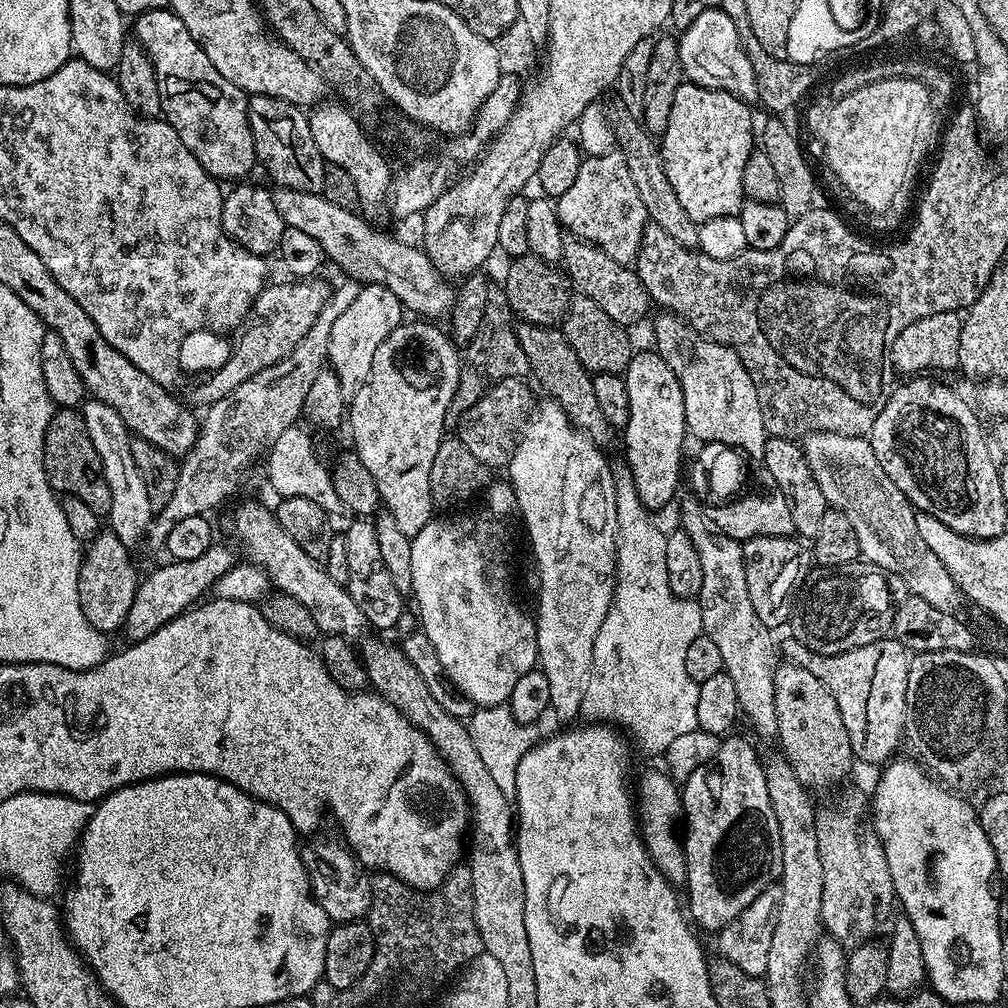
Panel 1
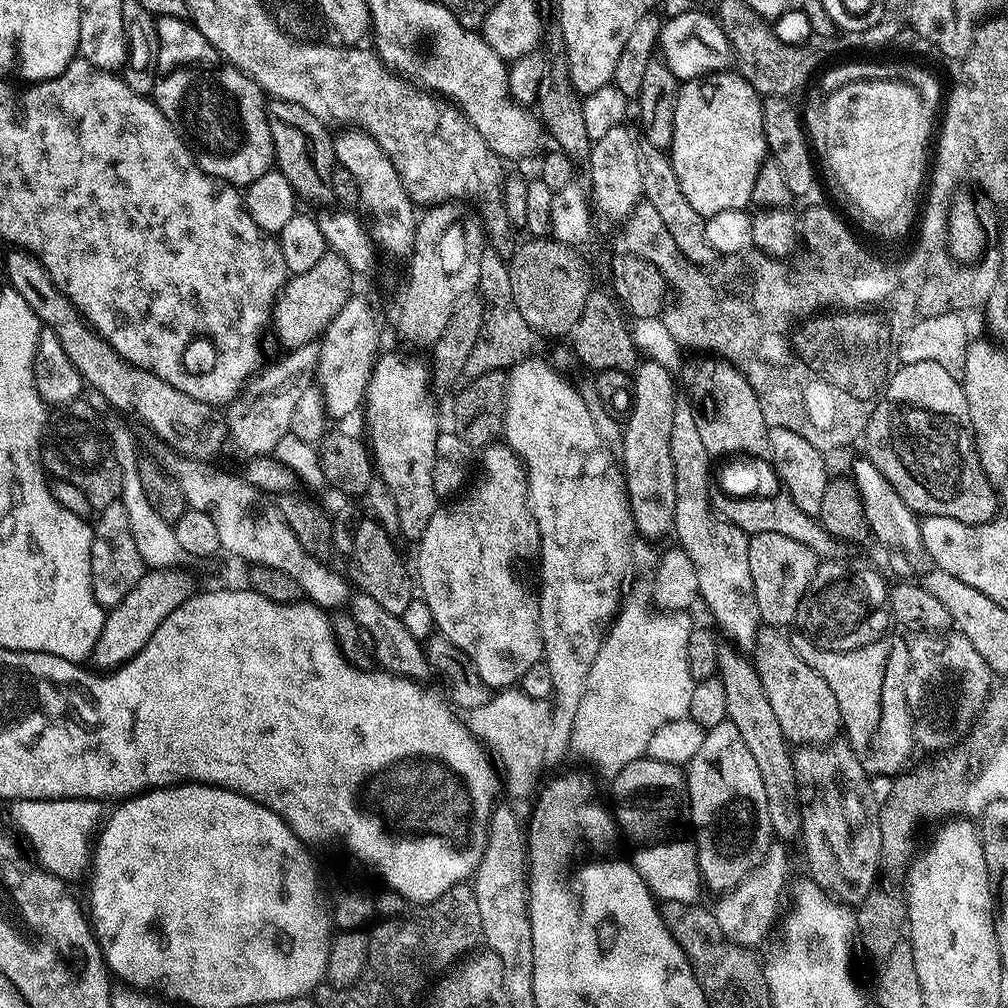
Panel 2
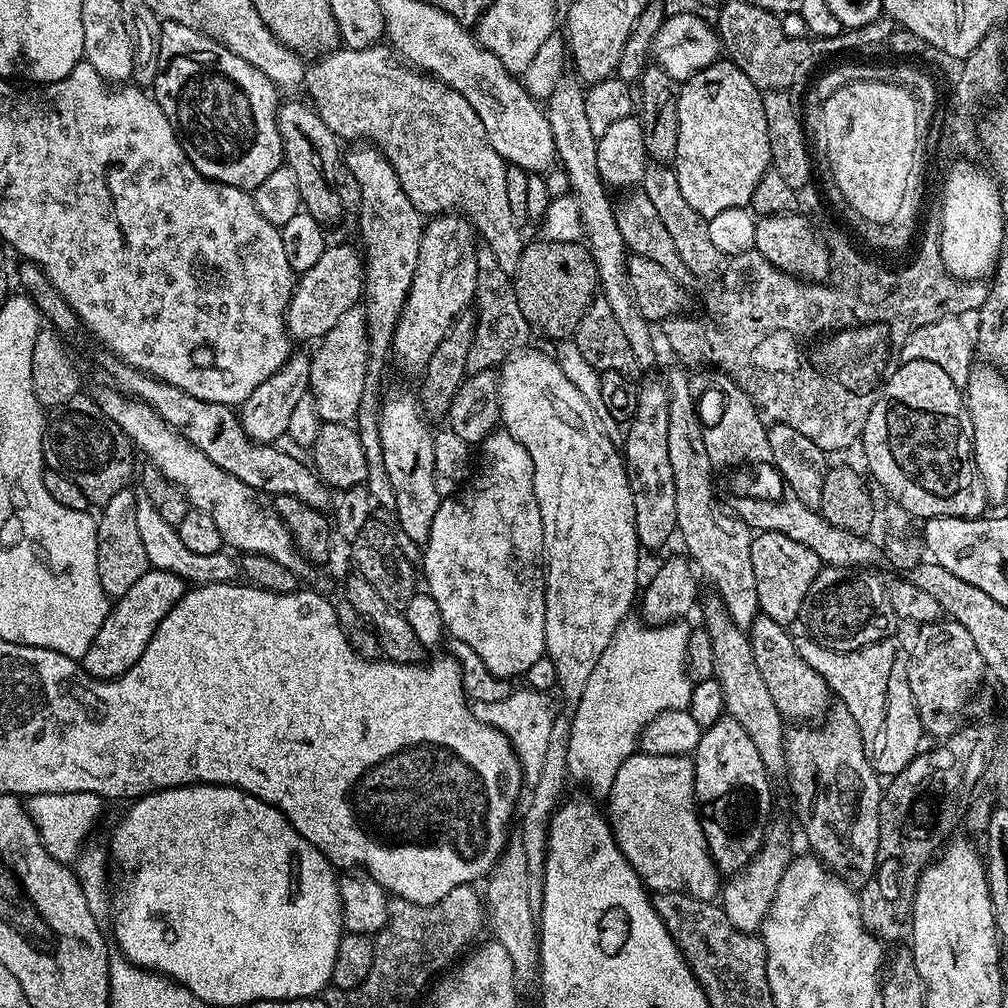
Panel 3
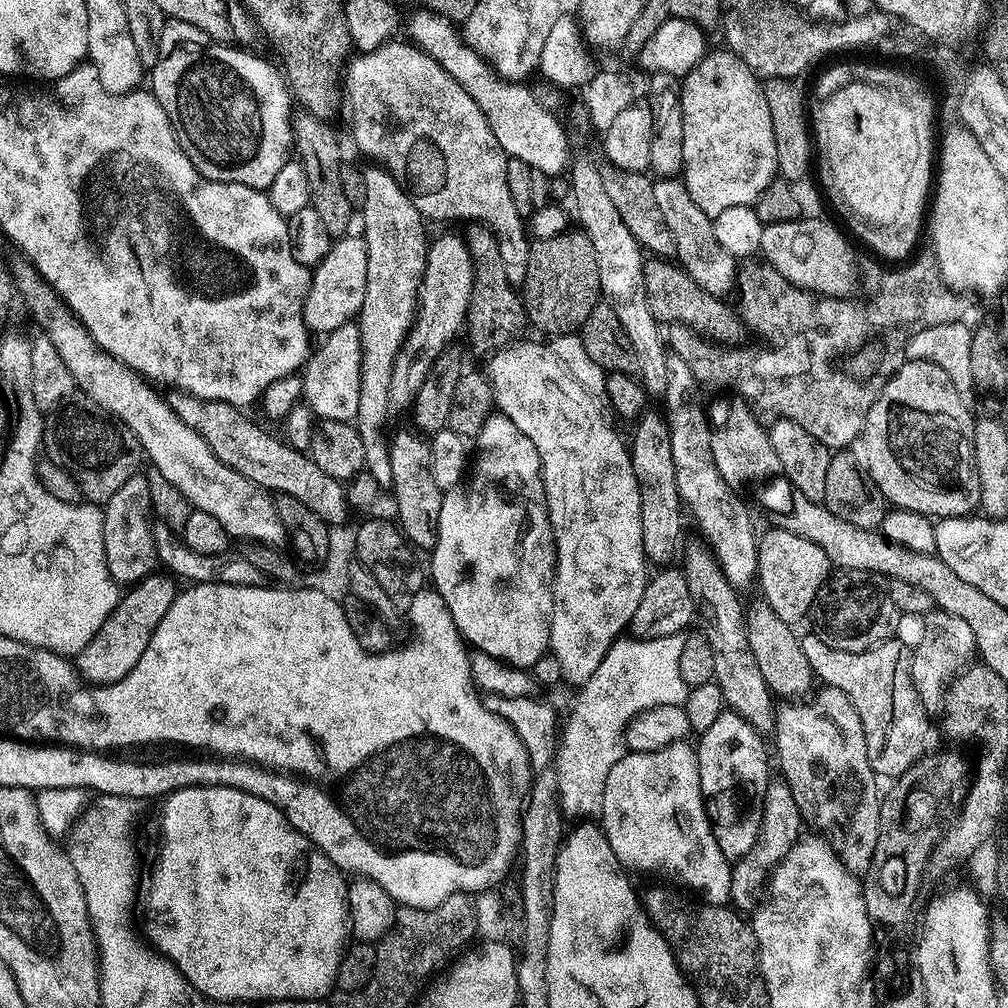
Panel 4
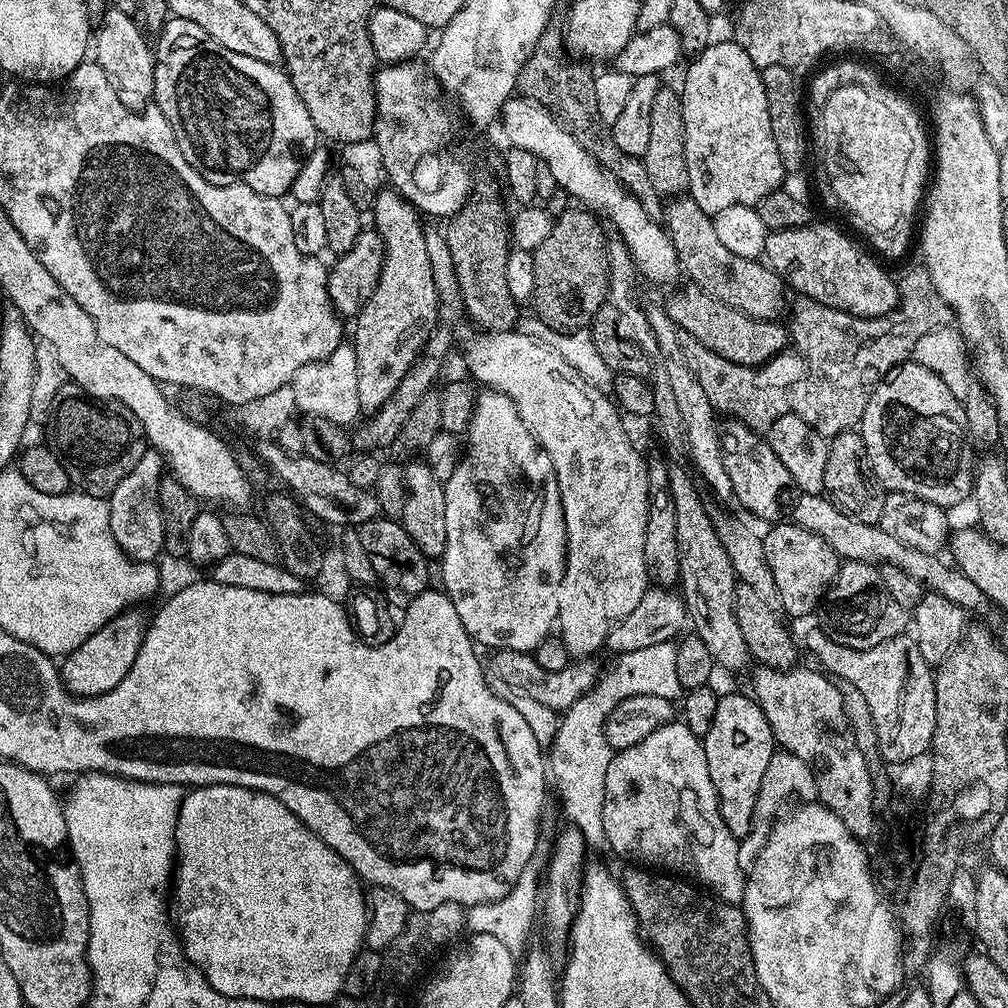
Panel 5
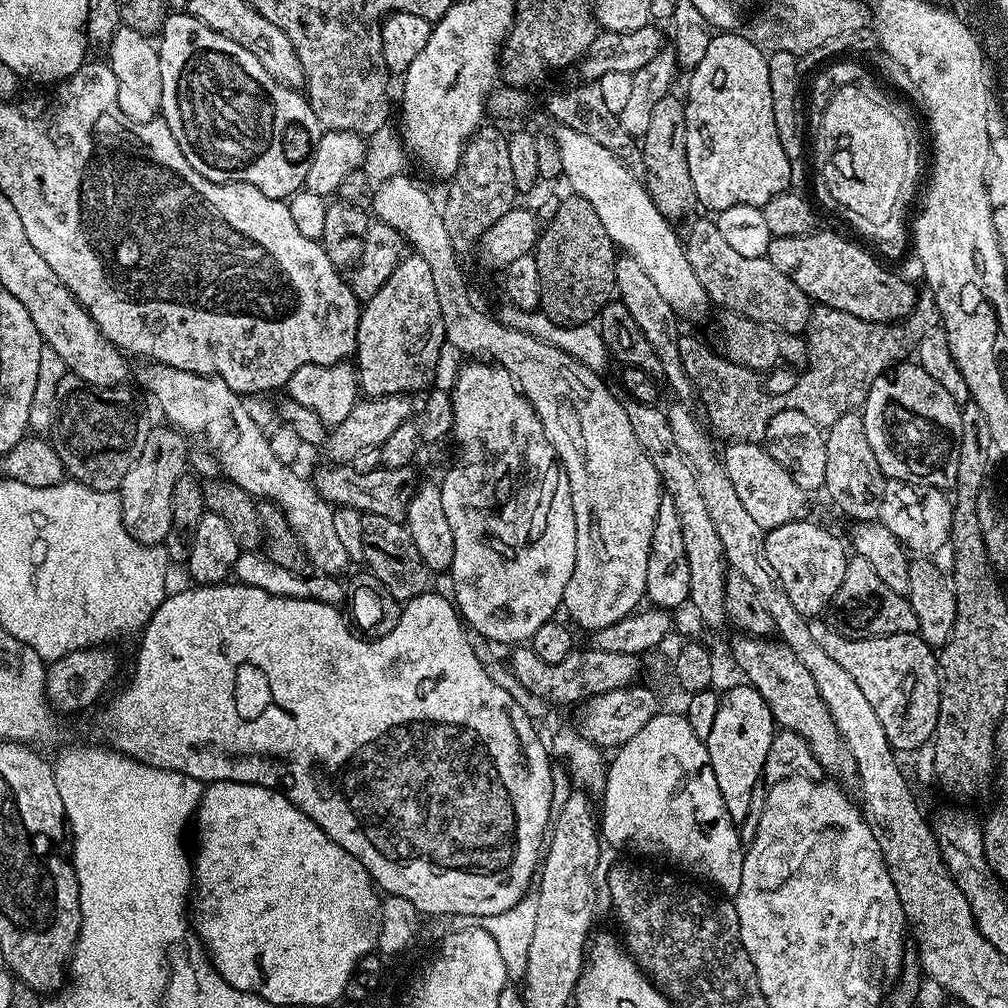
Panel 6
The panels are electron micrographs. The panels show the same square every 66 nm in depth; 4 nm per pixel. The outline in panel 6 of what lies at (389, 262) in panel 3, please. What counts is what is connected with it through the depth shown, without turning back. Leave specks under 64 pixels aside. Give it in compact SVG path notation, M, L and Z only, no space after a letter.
M415 254L405 255L398 262L396 269L390 278L386 278L386 282L378 290L378 294L374 294L374 298L370 298L360 310L360 321L358 322L358 330L356 331L356 350L354 353L354 364L358 369L358 384L362 389L365 397L373 396L398 396L401 394L413 394L419 388L427 389L428 383L432 380L432 371L436 368L436 363L440 360L440 351L446 348L444 339L444 323L442 322L442 310L438 310L438 294L434 294L434 277L430 275L430 266L426 262L426 258Z

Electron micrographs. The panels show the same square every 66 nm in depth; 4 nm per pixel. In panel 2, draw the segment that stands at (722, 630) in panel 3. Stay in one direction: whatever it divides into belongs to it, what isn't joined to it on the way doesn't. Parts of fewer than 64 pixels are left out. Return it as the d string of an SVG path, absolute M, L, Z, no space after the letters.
M730 646L721 647L718 654L718 666L716 667L720 681L726 686L726 708L728 719L742 733L742 739L746 741L746 747L750 749L750 754L754 757L754 763L758 766L758 771L762 774L762 787L766 790L766 806L770 810L770 826L773 837L777 841L792 840L801 835L803 826L803 808L800 806L800 787L796 781L796 762L793 749L788 740L782 734L782 726L778 726L778 718L774 710L770 707L770 698L766 698L766 690L762 690L760 680L757 680L755 671L750 667L749 661L736 656L737 651Z

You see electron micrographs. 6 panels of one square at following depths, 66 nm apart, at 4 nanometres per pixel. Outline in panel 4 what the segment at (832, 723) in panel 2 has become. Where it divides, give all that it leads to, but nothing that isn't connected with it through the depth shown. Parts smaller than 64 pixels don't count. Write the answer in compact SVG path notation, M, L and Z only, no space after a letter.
M756 598L752 605L750 603L747 605L744 625L746 626L746 638L750 638L750 650L754 650L754 659L758 662L758 670L762 670L762 678L766 678L766 686L773 694L792 698L795 697L792 695L804 692L808 687L810 687L809 689L813 687L812 667L810 662L806 662L806 654L802 654L800 636L793 625L782 622L782 618L778 618L778 614L774 614L774 610L770 610L770 606L762 598Z

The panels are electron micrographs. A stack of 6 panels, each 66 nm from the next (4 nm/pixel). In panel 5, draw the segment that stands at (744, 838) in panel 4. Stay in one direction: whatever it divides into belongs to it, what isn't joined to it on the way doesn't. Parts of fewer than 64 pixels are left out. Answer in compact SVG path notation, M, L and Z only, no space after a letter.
M728 692L724 696L723 693L718 699L718 710L714 710L714 722L702 739L722 818L732 836L743 838L752 829L758 790L762 790L762 778L766 778L766 766L770 766L774 751L770 722L766 722L766 714L751 695Z

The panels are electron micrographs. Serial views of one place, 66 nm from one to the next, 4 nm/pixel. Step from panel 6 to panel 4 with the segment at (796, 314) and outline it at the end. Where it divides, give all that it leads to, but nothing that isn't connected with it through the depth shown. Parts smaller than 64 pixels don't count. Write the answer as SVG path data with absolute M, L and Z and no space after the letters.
M660 178L652 185L654 198L658 201L658 211L662 213L662 222L670 226L670 234L674 234L674 246L676 247L675 259L685 274L694 278L702 290L710 294L724 298L727 292L733 291L738 280L737 257L732 256L722 246L718 246L718 238L714 238L712 229L713 217L702 214L702 209L694 203L694 198L686 190L683 179Z

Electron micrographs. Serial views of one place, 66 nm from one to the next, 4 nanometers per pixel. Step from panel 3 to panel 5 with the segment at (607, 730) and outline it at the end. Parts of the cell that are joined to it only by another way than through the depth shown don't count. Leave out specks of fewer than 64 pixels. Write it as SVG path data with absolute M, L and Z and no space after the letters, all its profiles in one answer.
M669 642L658 646L646 646L646 650L621 652L615 657L612 668L605 667L596 685L574 706L559 717L557 734L550 747L550 776L554 788L560 791L568 822L584 835L587 845L602 850L608 848L604 807L606 806L606 770L614 749L608 741L608 716L626 698L638 694L658 694L658 698L676 702L681 699L682 689L678 682L678 670L674 670L676 644Z

